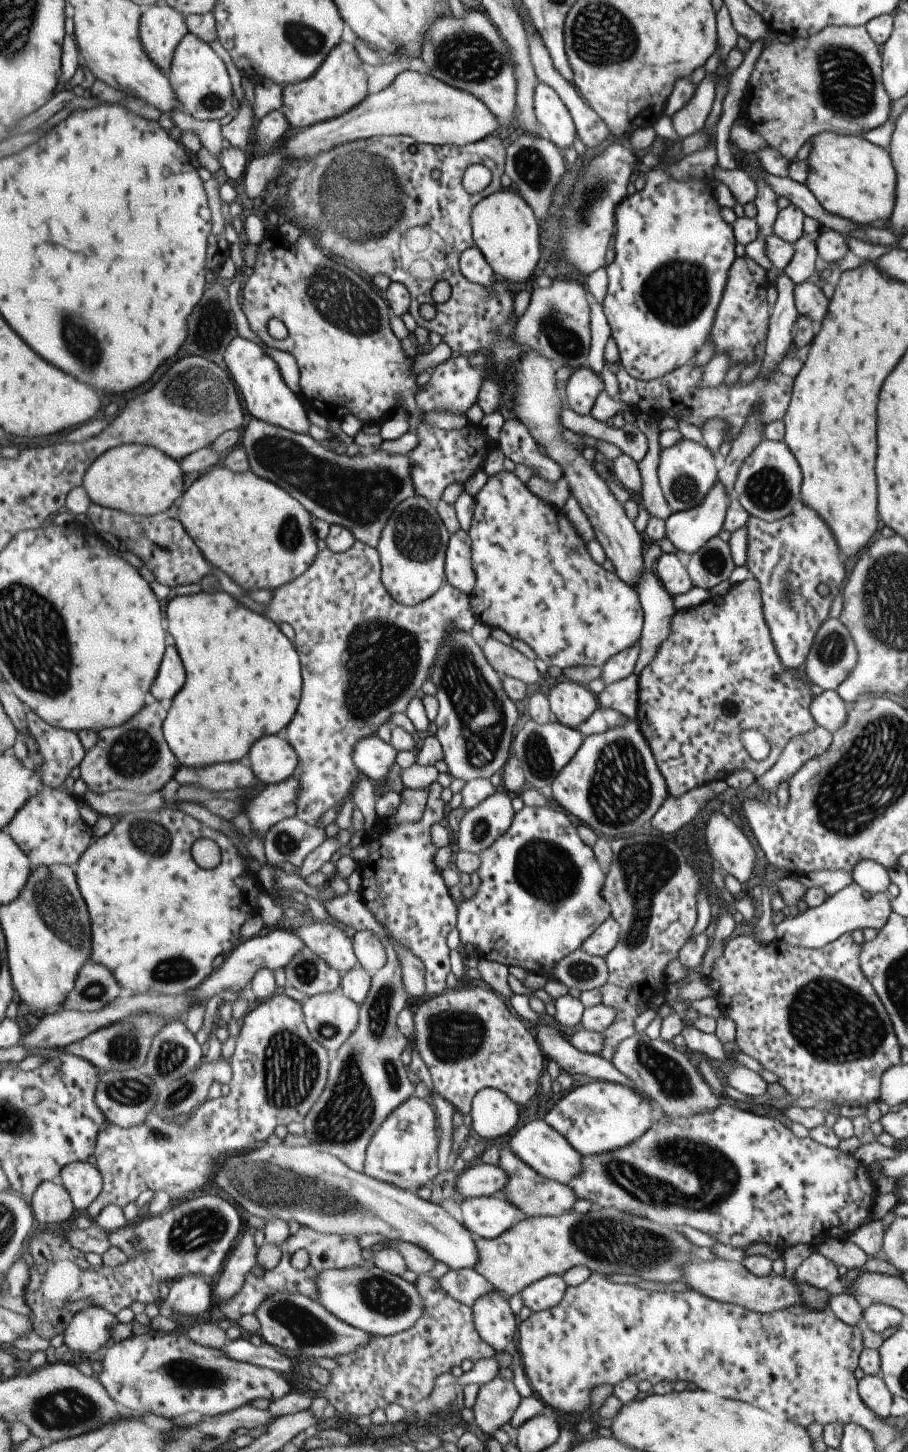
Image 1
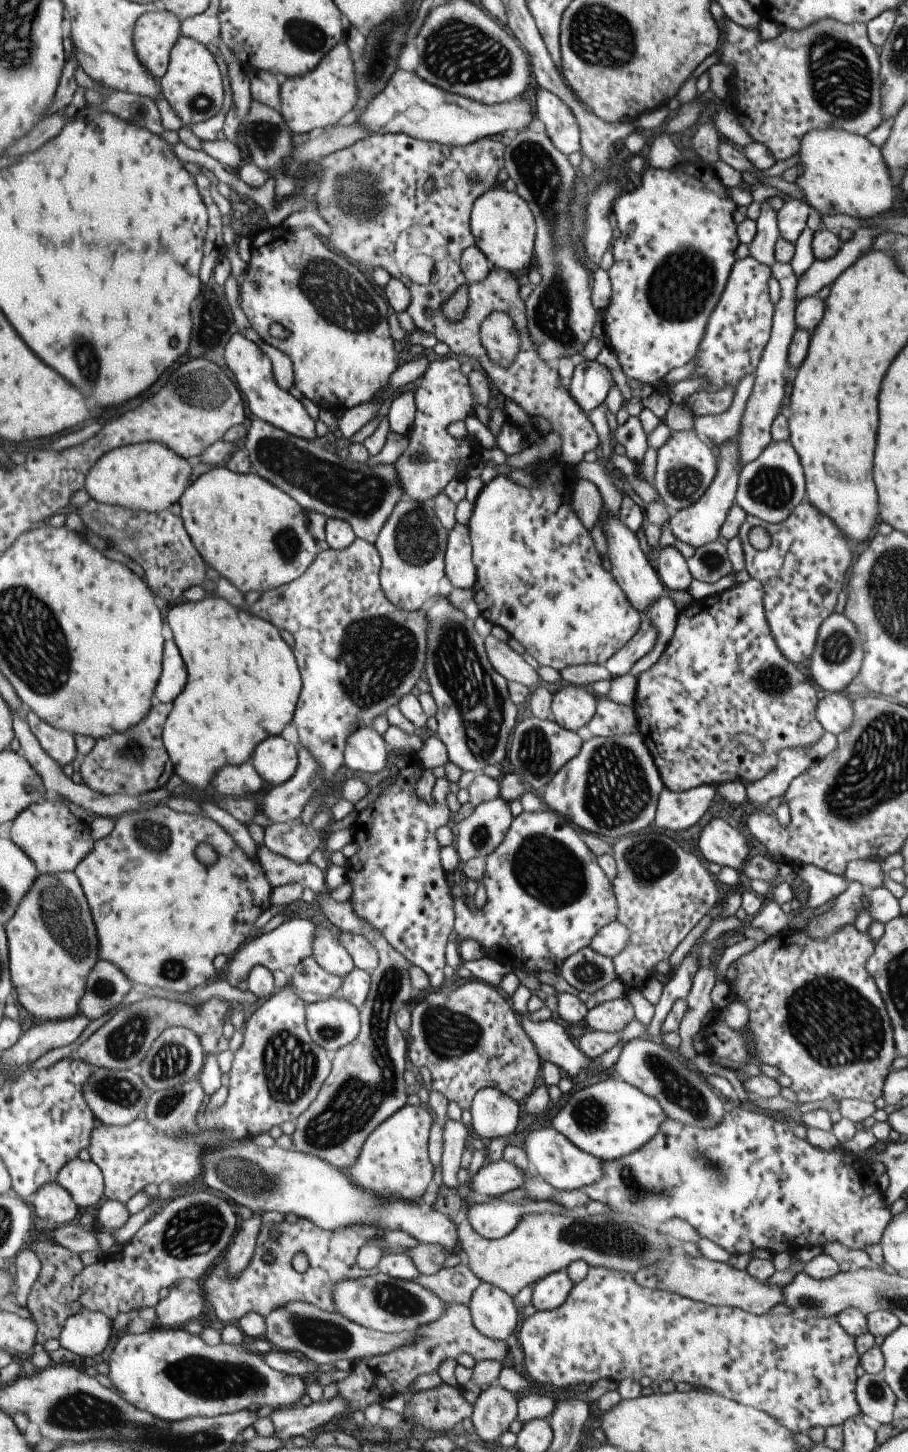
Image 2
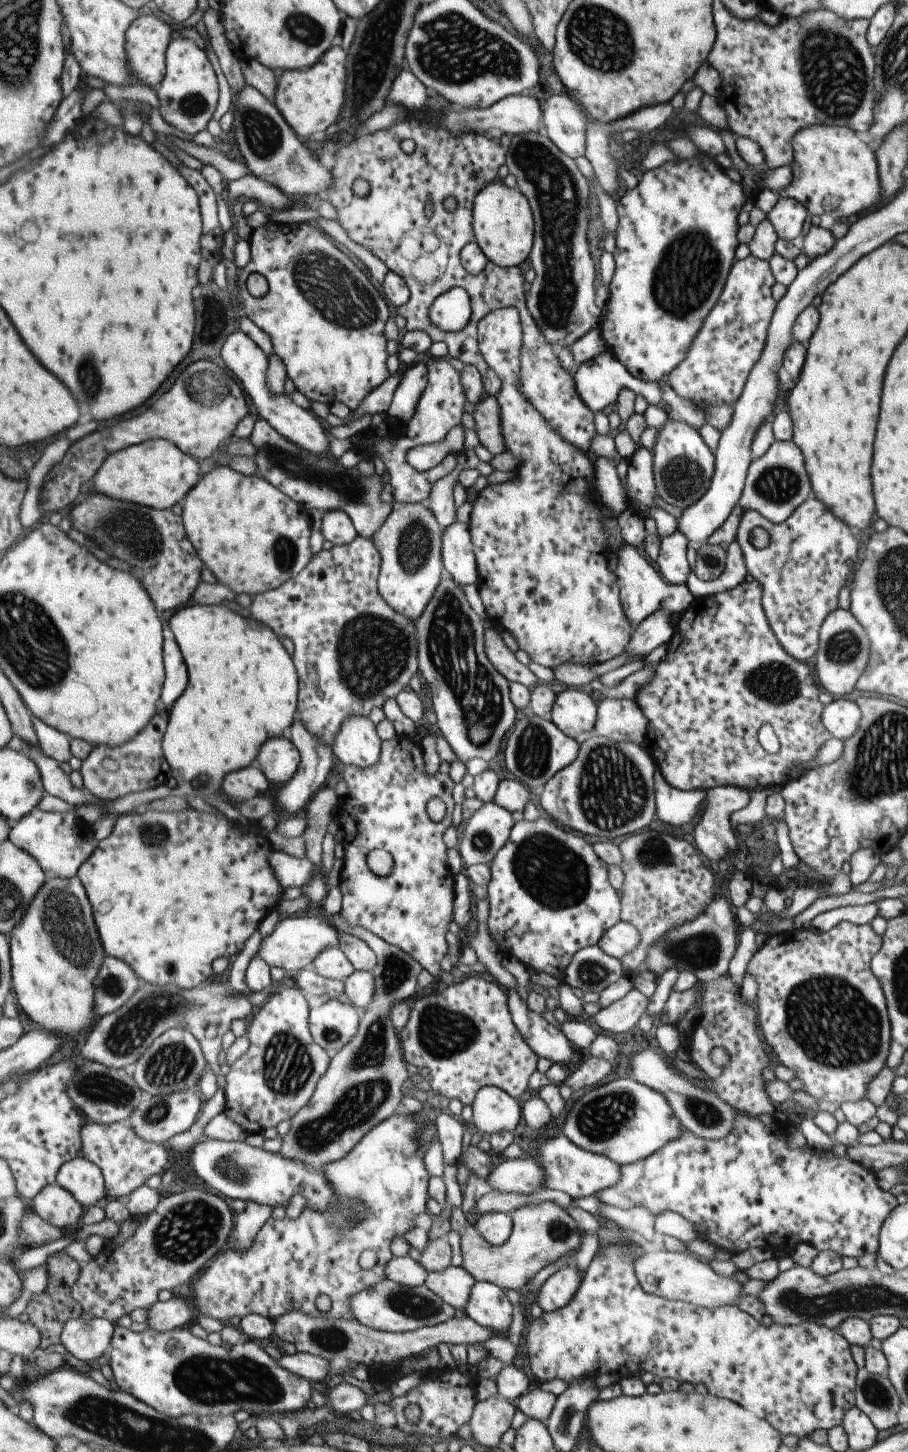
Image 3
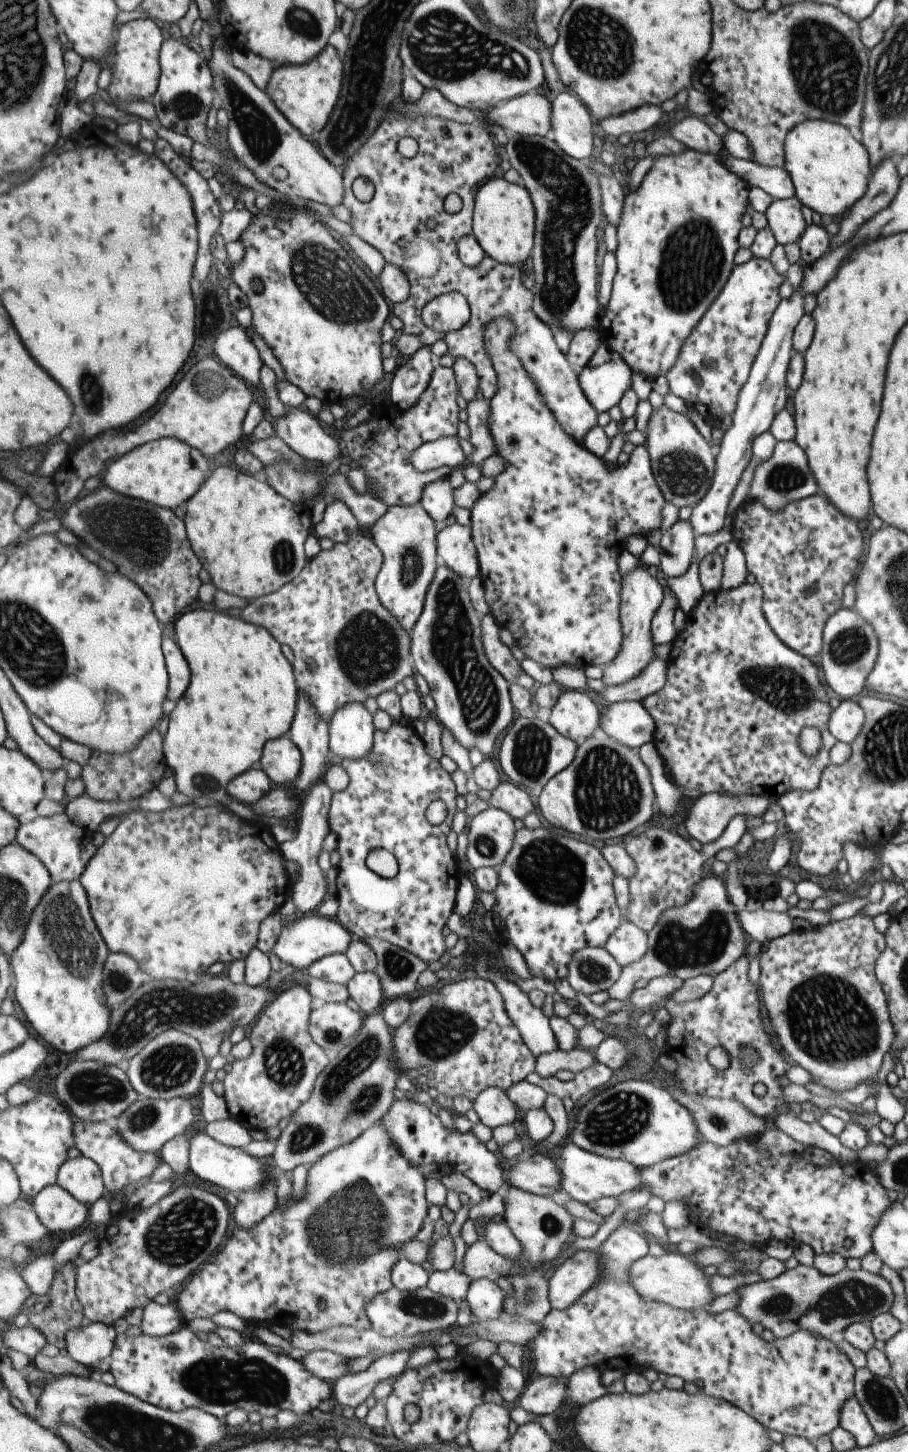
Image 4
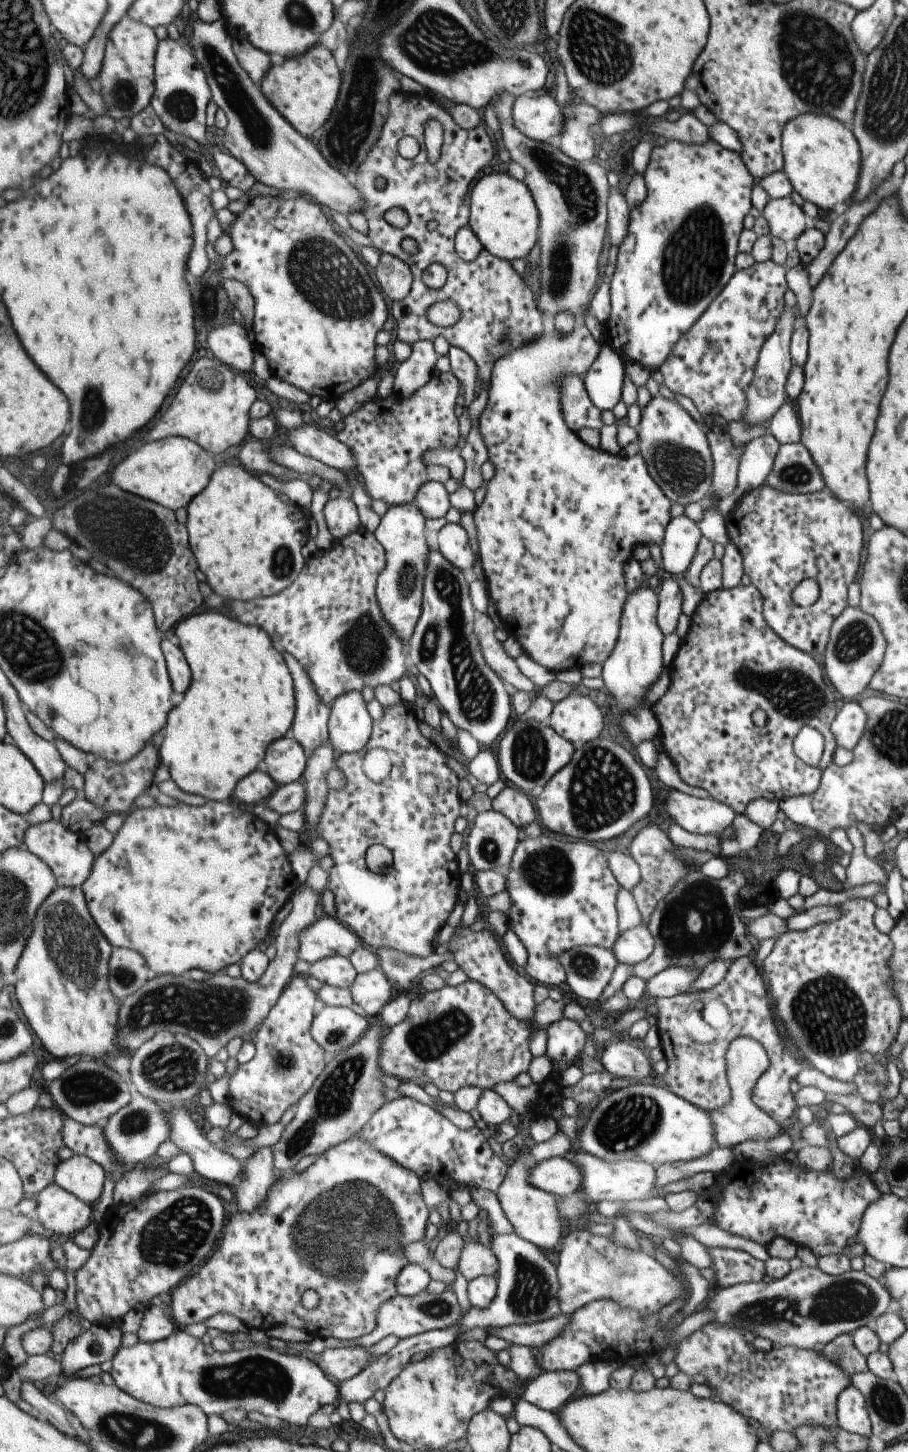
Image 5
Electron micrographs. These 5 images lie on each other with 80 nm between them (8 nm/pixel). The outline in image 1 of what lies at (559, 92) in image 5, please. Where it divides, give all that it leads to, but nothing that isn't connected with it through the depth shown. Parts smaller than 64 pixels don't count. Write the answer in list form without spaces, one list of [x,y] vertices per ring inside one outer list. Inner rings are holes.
[[[539,82],[536,86],[534,109],[538,122],[550,136],[549,140],[560,149],[571,148],[576,136],[572,118],[558,94],[547,83]]]

